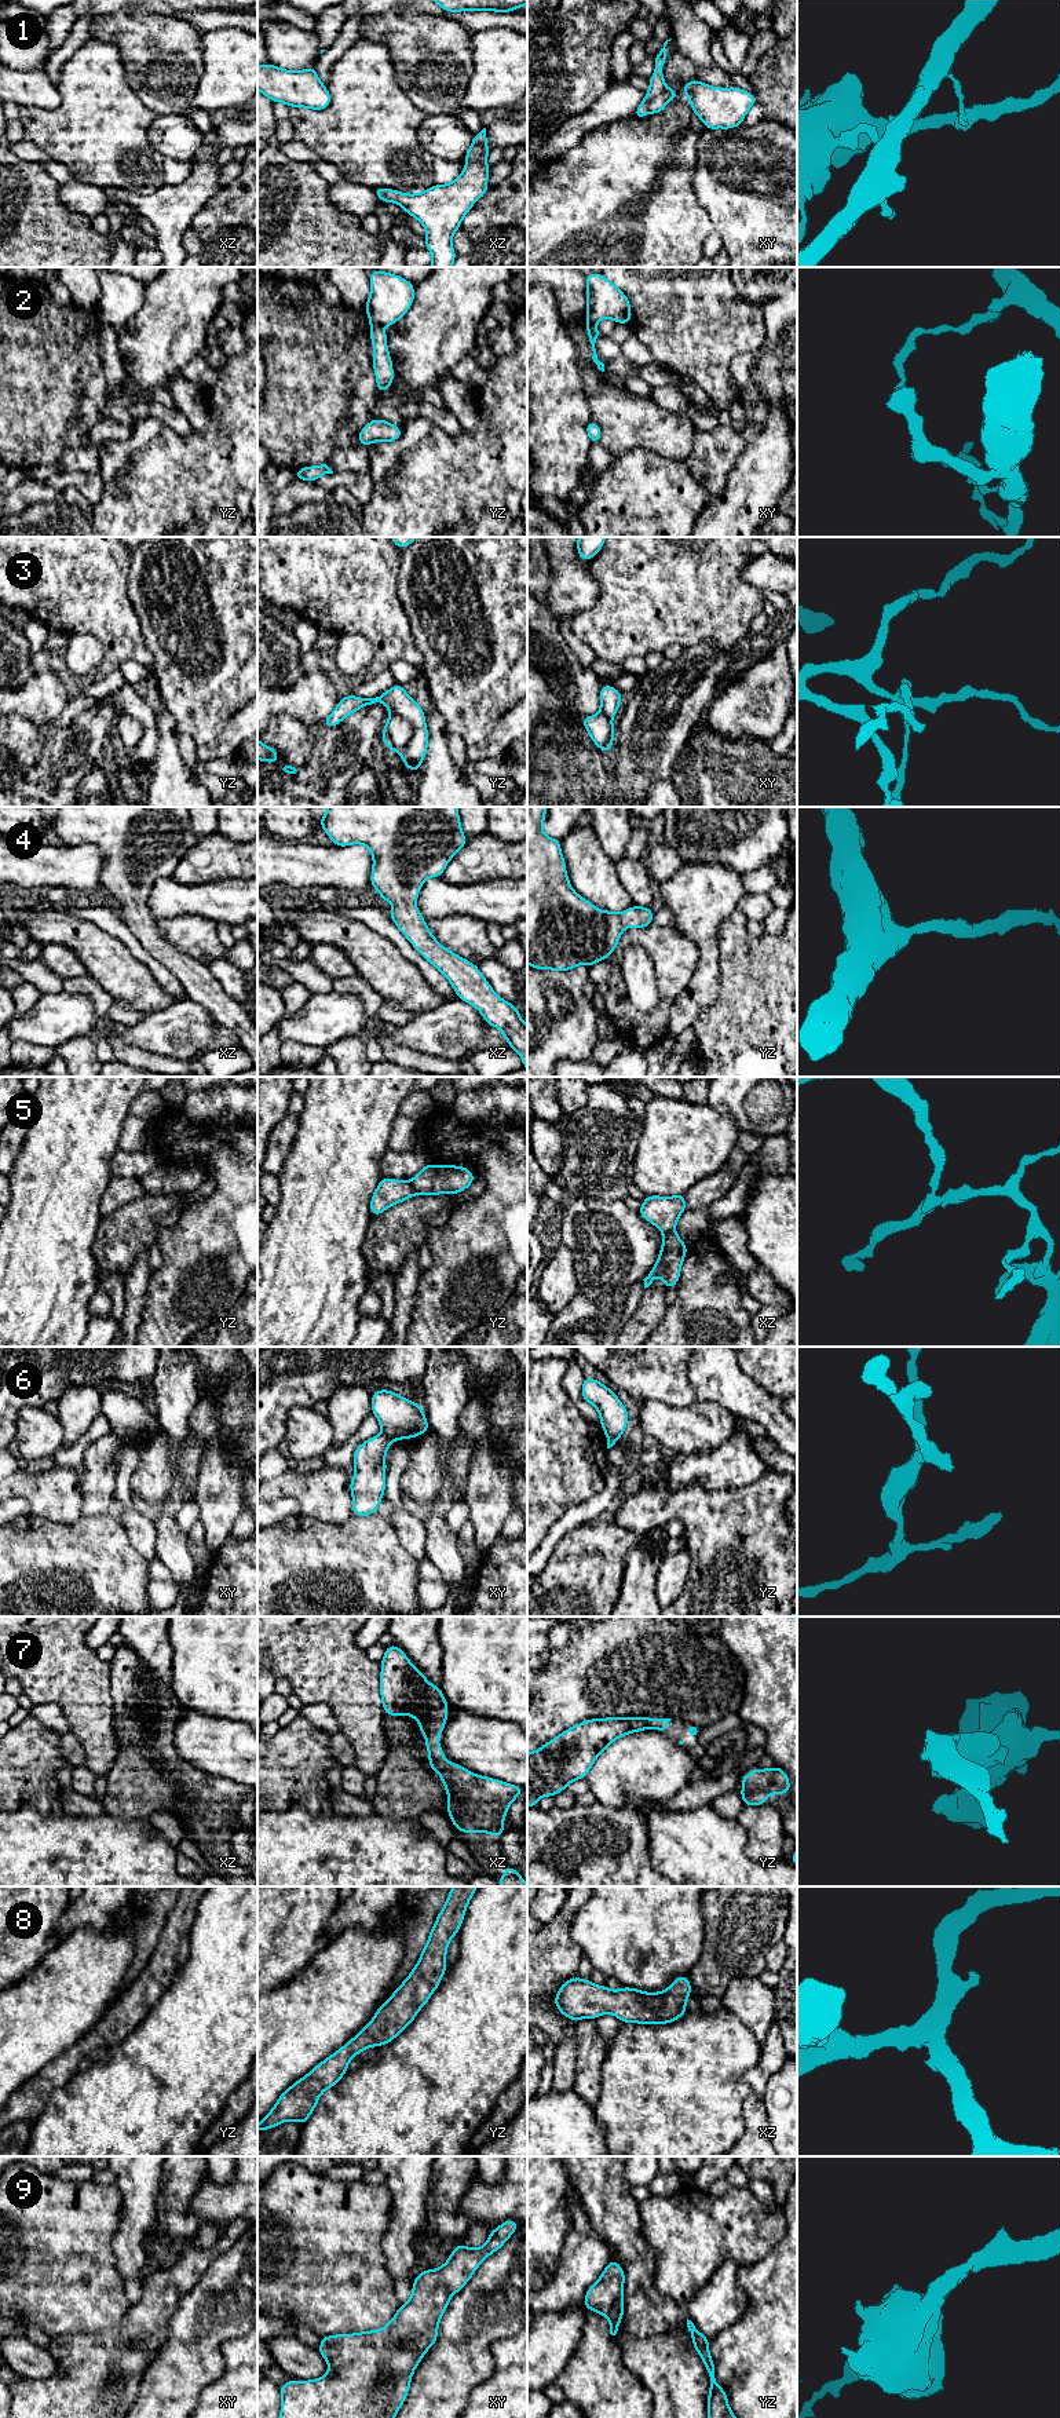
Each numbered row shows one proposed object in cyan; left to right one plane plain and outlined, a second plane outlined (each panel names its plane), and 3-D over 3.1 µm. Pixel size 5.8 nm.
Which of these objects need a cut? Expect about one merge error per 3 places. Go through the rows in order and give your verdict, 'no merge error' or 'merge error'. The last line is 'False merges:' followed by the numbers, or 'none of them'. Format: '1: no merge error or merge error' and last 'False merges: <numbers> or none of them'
1: no merge error
2: merge error
3: merge error
4: no merge error
5: merge error
6: merge error
7: no merge error
8: no merge error
9: no merge error
False merges: 2, 3, 5, 6

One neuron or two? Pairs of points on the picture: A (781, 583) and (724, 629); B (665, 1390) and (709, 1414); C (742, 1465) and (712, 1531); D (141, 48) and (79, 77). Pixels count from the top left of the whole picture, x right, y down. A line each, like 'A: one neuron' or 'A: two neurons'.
A: two neurons
B: two neurons
C: two neurons
D: two neurons

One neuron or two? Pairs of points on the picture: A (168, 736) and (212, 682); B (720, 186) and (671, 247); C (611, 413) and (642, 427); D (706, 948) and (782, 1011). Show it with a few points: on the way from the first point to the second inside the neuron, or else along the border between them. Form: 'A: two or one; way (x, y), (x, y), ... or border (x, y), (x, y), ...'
A: two; border (167, 709), (175, 719), (175, 730), (178, 733)
B: two; border (694, 175), (693, 193), (708, 215), (713, 229)
C: one; way (618, 413), (628, 422), (635, 422)
D: two; border (720, 926), (717, 937), (719, 989)

